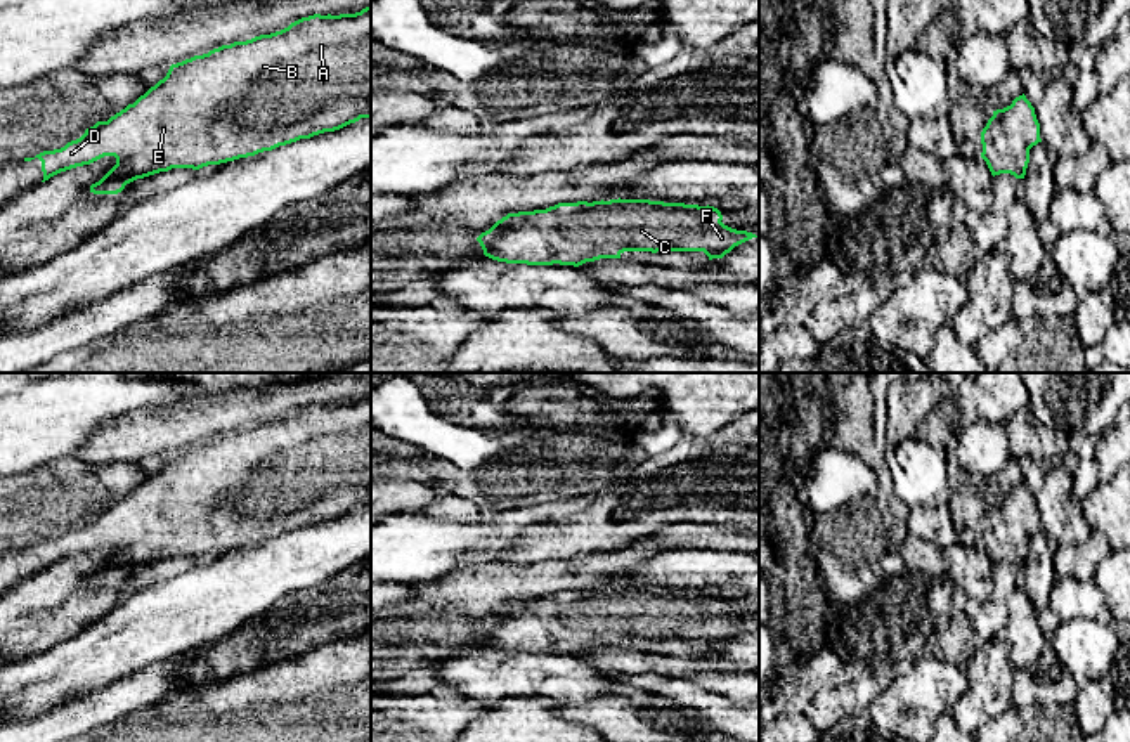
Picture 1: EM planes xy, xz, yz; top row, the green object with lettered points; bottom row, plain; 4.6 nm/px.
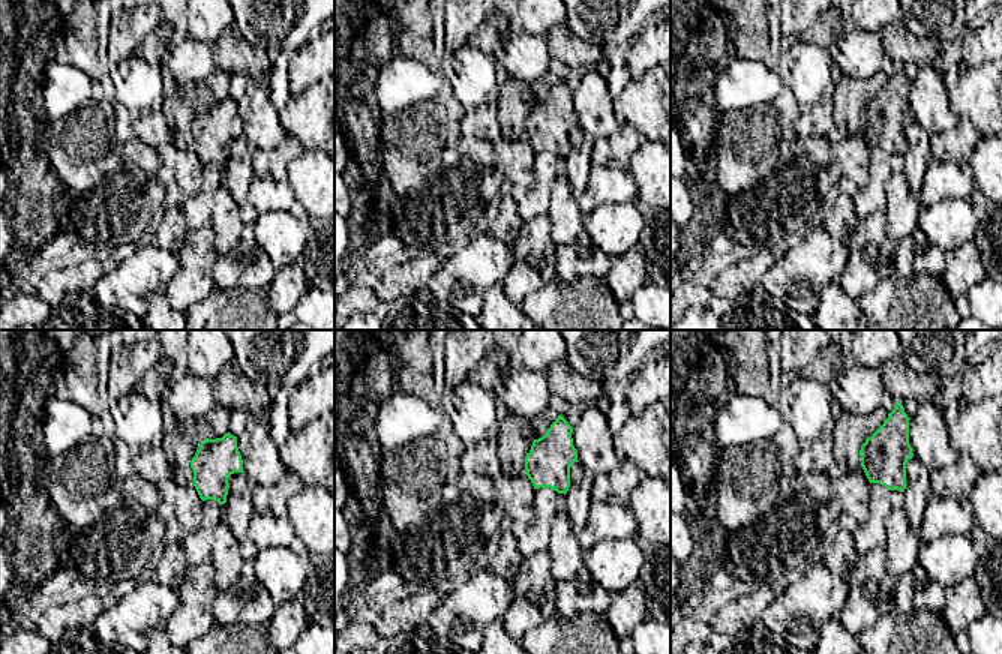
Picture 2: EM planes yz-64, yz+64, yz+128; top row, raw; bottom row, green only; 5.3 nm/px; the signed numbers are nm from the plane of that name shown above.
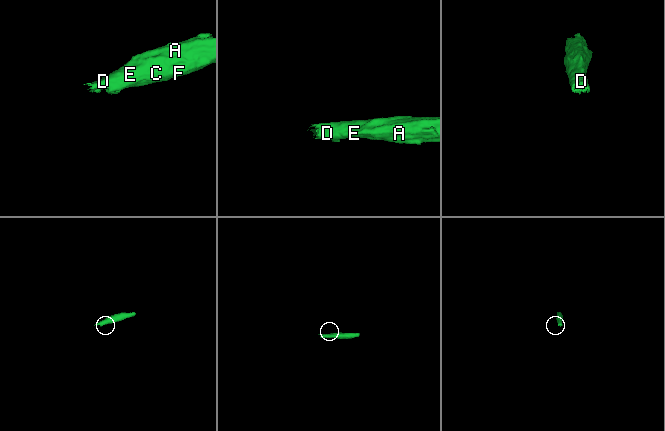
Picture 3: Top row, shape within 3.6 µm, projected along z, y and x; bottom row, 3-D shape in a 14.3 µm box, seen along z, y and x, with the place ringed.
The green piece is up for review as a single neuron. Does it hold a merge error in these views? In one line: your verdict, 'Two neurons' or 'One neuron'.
One neuron

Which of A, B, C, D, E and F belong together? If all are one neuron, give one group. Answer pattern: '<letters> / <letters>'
A B C D E F

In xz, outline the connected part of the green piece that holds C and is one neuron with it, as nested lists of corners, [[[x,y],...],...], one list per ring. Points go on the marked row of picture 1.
[[[577,201],[508,213],[477,241],[484,255],[497,262],[579,267],[620,258],[624,251],[704,251],[712,260],[757,238],[721,220],[721,212],[709,205]]]

